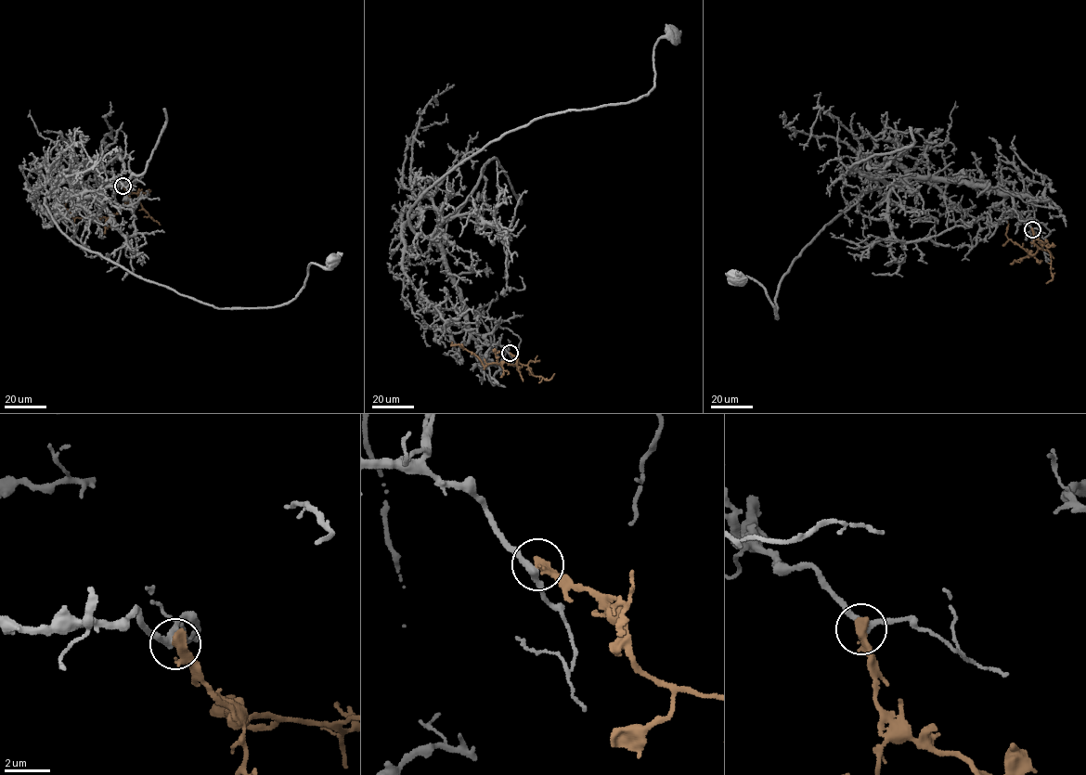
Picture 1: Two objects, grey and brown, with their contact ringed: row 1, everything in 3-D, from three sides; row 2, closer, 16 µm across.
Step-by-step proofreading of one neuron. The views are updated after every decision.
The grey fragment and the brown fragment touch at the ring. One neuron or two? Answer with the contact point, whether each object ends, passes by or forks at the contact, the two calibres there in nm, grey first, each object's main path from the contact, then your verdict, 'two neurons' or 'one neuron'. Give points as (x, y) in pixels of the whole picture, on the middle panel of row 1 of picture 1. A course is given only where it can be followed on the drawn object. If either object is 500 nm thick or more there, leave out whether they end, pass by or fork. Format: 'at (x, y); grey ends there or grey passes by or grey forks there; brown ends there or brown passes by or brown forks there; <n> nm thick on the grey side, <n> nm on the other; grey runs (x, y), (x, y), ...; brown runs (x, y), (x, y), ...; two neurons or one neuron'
at (510, 353); grey passes by; brown ends there; 280 nm thick on the grey side, 460 nm on the other; grey runs (510, 354), (471, 329), (437, 229), (417, 234), (410, 207), (506, 133), (647, 96), (654, 45), (670, 33); brown runs (510, 353), (518, 357), (512, 366), (503, 362), (484, 367), (474, 354), (458, 343), (450, 345), (451, 342); two neurons

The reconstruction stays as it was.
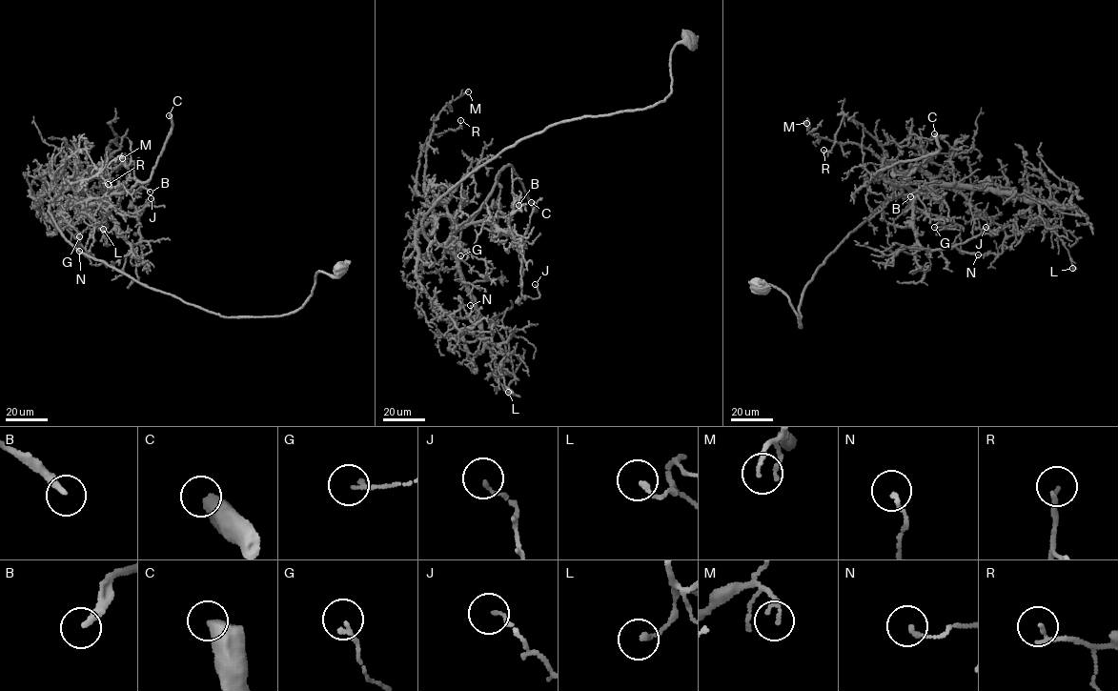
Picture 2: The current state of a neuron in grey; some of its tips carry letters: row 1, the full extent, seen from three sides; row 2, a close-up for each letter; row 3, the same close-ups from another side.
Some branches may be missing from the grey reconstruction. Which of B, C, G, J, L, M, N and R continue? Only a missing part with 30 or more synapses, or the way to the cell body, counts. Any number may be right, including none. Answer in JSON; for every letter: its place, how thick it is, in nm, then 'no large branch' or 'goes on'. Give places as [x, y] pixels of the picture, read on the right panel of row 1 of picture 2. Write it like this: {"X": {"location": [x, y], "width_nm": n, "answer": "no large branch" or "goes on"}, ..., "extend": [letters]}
{"B": {"location": [910, 196], "width_nm": 240, "answer": "no large branch"}, "C": {"location": [934, 133], "width_nm": 550, "answer": "goes on"}, "G": {"location": [934, 227], "width_nm": 160, "answer": "no large branch"}, "J": {"location": [985, 227], "width_nm": 120, "answer": "no large branch"}, "L": {"location": [1072, 268], "width_nm": 160, "answer": "no large branch"}, "M": {"location": [806, 123], "width_nm": 80, "answer": "no large branch"}, "N": {"location": [978, 254], "width_nm": 140, "answer": "no large branch"}, "R": {"location": [823, 150], "width_nm": 160, "answer": "no large branch"}, "extend": ["C"]}

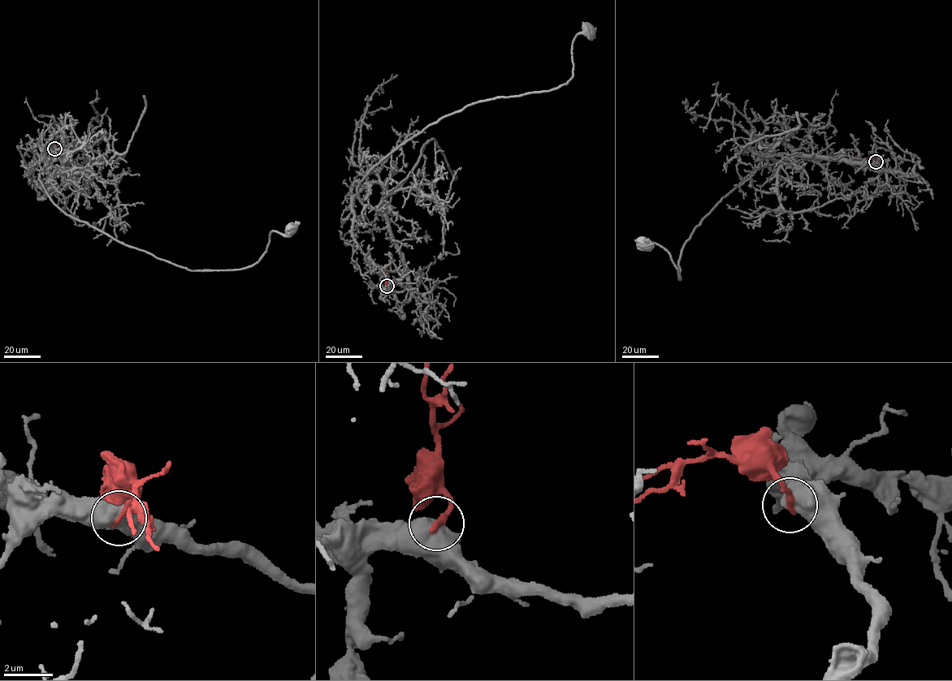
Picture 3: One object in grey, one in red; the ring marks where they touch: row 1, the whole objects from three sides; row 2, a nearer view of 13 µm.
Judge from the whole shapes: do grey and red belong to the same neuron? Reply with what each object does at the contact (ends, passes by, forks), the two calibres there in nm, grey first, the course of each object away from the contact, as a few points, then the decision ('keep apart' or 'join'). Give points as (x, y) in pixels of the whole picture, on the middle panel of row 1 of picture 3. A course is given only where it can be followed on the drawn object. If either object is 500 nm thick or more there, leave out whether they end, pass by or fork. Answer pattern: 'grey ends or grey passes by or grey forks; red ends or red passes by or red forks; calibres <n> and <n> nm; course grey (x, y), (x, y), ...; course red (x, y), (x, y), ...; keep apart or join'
calibres 750 and 280 nm; course grey (387, 286), (407, 283), (404, 255), (382, 201), (367, 207), (358, 183), (443, 117), (564, 84), (586, 30); course red (387, 286), (387, 264); keep apart

